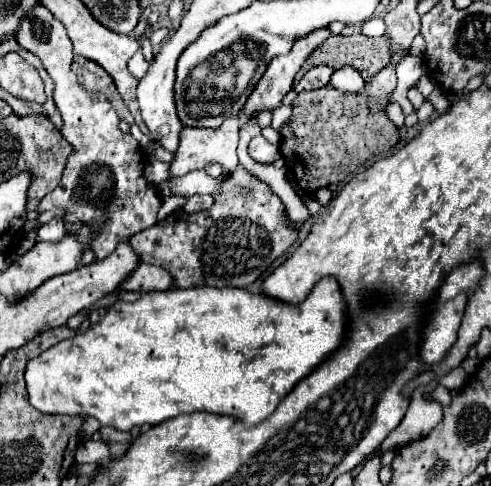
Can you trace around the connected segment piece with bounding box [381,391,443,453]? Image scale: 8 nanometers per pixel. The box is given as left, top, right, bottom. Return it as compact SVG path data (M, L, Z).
M417 391L403 421L399 423L399 427L395 427L389 437L381 443L381 451L391 451L395 449L397 445L403 447L407 445L409 441L415 441L423 435L427 435L439 421L443 420L442 406L435 401L425 401L421 397L421 393Z

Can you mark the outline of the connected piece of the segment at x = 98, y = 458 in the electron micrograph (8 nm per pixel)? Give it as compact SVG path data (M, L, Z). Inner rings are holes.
M102 441L86 442L77 446L75 462L78 464L104 462L109 460L109 447L102 446Z

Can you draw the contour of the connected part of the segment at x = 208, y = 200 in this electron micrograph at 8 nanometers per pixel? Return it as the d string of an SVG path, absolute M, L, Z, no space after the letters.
M193 195L193 197L187 199L187 203L185 203L183 209L187 213L197 213L197 211L209 209L211 205L213 205L213 197L211 195Z

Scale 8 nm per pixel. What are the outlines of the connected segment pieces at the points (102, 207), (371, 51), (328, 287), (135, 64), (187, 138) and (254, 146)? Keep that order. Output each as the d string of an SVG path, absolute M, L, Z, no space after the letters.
M39 5L27 19L21 21L21 29L15 39L23 49L35 53L51 75L55 83L55 105L63 117L61 135L75 147L75 155L71 155L61 183L41 199L39 211L61 207L67 215L75 215L85 225L91 225L97 217L107 215L99 221L99 225L95 225L99 235L91 245L95 259L103 259L115 249L117 241L129 239L131 235L157 223L161 195L143 175L147 157L143 155L139 143L119 129L119 117L107 99L103 95L89 95L77 83L69 69L73 59L71 41L63 23L59 23L51 11Z
M331 35L325 39L303 63L299 75L307 73L315 65L333 65L335 69L351 65L359 69L361 77L369 81L381 67L389 63L387 39L383 37L365 37L365 35Z
M323 277L305 301L295 305L239 287L147 291L133 303L113 303L107 315L83 335L59 341L31 359L25 371L29 403L43 413L89 415L117 431L129 431L143 423L159 425L195 411L229 415L245 425L257 425L301 379L345 343L351 319L347 307L343 287L333 277Z
M139 51L139 53L135 53L133 59L129 61L129 71L131 71L137 79L141 79L141 77L145 75L145 71L149 69L149 65L151 65L151 63L147 63L147 59L143 57L143 53Z
M231 117L225 119L221 127L217 129L195 129L195 127L183 127L181 131L181 143L179 149L175 153L175 159L171 161L171 175L185 175L193 169L203 169L207 163L217 161L223 165L225 175L229 175L237 165L237 157L235 157L235 149L237 149L237 141L239 141L239 119Z
M253 137L251 143L249 143L249 155L261 163L271 163L271 161L277 161L281 159L281 153L279 153L279 145L271 145L267 143L265 137Z

